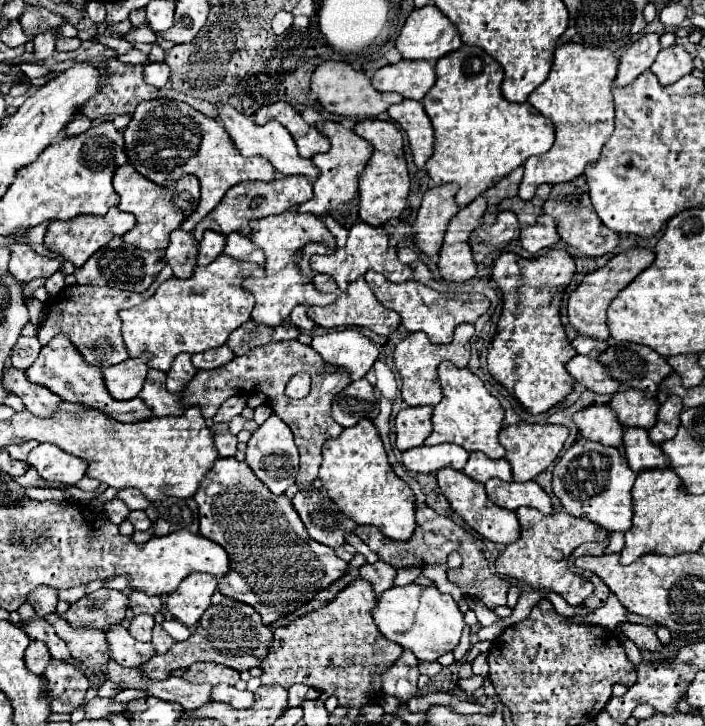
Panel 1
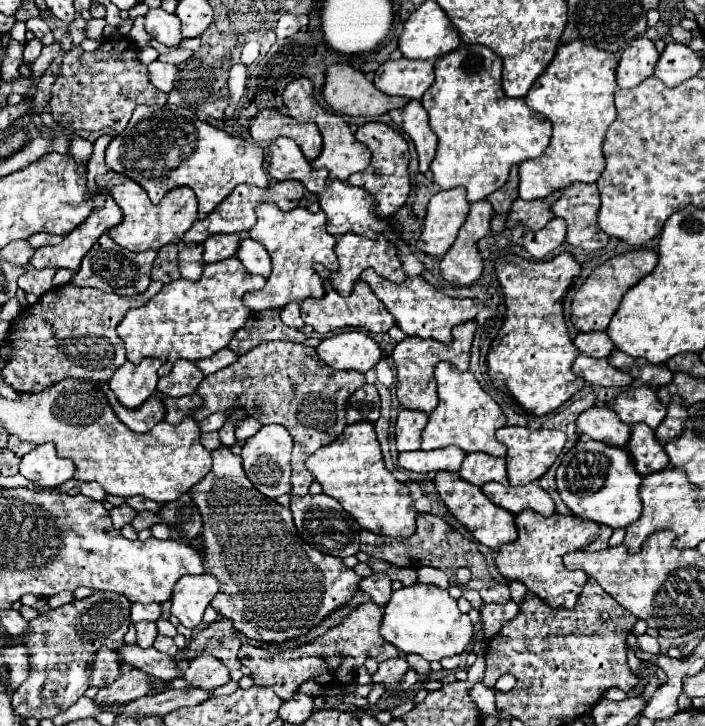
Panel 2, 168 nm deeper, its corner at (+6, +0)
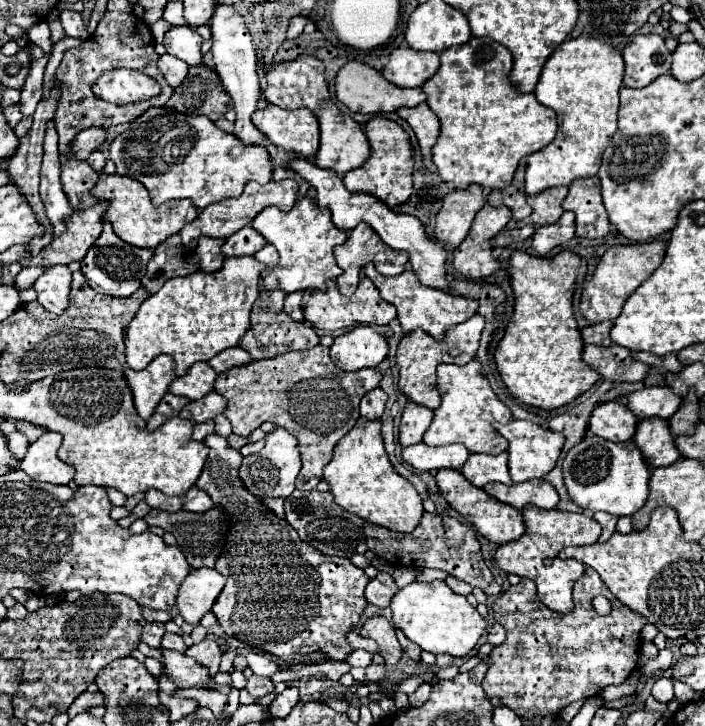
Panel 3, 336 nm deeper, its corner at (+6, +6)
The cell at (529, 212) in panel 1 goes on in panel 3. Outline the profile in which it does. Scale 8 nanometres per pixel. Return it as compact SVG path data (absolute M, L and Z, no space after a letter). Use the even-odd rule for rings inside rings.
M557 186L557 188L549 188L537 196L529 196L527 202L533 208L533 214L529 216L529 222L539 228L539 226L547 226L559 220L559 216L563 214L561 202L567 196L567 188L565 186Z

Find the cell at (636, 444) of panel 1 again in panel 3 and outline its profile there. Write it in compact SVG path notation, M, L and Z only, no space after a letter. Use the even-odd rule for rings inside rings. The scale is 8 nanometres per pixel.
M665 418L641 420L633 440L653 470L659 466L673 464L681 458L681 452L675 446L675 438L673 438Z

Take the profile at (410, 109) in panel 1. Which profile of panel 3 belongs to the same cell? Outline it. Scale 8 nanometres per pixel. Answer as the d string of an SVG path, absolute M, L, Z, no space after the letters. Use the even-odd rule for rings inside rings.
M423 102L415 108L399 108L397 114L413 128L419 146L421 146L421 154L423 154L423 164L427 168L433 166L431 162L431 148L435 146L437 138L439 138L439 118L435 116L435 112L431 112L431 108Z

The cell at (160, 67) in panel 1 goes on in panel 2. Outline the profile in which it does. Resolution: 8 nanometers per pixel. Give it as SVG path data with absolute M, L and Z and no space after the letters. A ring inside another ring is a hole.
M151 62L149 64L149 80L155 88L163 90L163 92L169 92L173 88L173 82L175 82L175 76L177 76L177 66L171 66L171 64L163 64L163 62Z

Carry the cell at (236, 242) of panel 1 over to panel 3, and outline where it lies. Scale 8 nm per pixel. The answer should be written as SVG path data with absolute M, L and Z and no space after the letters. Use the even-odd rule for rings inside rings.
M267 244L263 250L259 250L259 252L255 254L255 258L257 258L259 262L267 264L266 269L262 273L262 278L264 278L277 266L277 262L279 262L279 252L275 250L275 246Z

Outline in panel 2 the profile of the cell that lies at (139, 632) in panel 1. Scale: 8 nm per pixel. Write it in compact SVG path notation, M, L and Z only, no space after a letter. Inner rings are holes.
M137 622L135 624L135 630L137 630L137 644L141 648L149 648L153 646L153 640L157 636L157 626L155 622Z

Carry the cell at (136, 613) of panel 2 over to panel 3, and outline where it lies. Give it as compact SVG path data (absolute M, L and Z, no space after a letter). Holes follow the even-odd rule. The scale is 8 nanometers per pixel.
M145 608L143 616L145 616L147 622L159 622L159 624L165 624L165 622L171 620L171 614L163 612L163 610L149 610L149 608Z

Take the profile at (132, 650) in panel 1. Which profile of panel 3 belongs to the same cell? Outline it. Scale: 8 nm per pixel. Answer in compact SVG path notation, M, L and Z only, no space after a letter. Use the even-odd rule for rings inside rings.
M163 650L163 668L167 676L179 686L179 688L207 688L211 690L211 676L209 670L195 662L193 658L187 658L181 652Z

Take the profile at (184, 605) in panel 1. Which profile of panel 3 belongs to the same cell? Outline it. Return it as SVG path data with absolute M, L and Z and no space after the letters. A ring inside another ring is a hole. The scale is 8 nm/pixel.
M215 568L191 570L185 582L181 584L177 596L177 608L185 618L185 622L197 626L201 618L215 604L223 586L225 586L225 578Z

